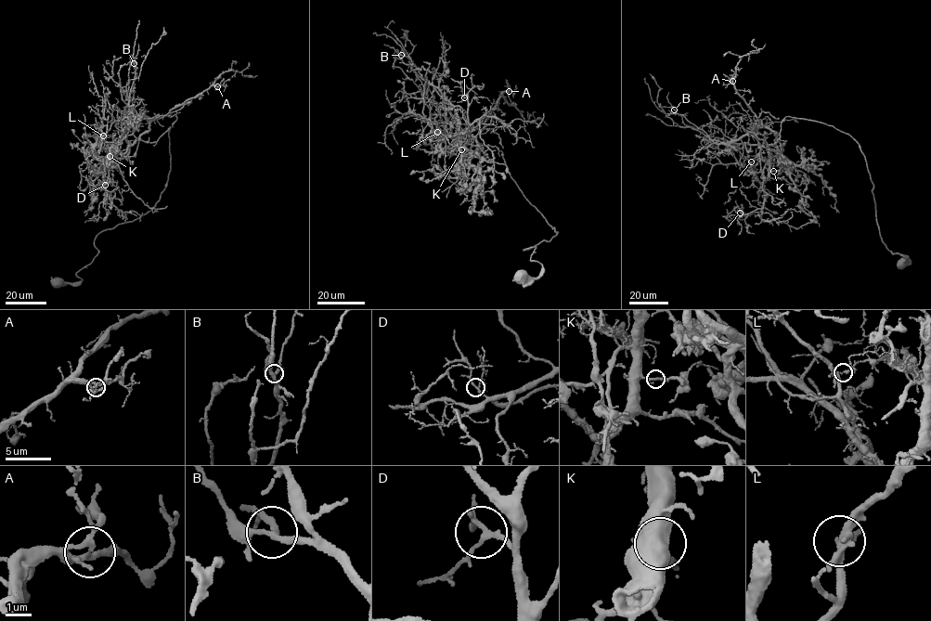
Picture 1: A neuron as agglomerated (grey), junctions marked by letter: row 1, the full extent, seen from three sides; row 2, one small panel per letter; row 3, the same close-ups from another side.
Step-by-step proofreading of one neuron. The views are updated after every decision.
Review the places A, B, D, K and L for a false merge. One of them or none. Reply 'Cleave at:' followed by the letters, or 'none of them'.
Cleave at: L

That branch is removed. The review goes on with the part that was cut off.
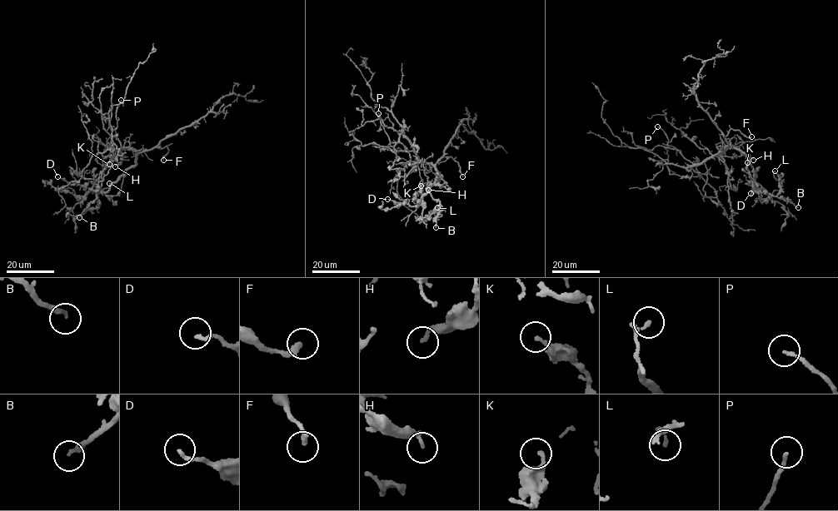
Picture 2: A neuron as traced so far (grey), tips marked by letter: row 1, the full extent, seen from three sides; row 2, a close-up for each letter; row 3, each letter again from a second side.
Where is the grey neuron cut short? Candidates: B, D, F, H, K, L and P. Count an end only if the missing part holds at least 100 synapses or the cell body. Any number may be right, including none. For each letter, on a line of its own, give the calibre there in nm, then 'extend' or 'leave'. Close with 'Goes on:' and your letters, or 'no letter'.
B: 200 nm | leave
D: 180 nm | leave
F: 240 nm | extend
H: 170 nm | leave
K: 170 nm | leave
L: 190 nm | leave
P: 140 nm | leave
Goes on: F

